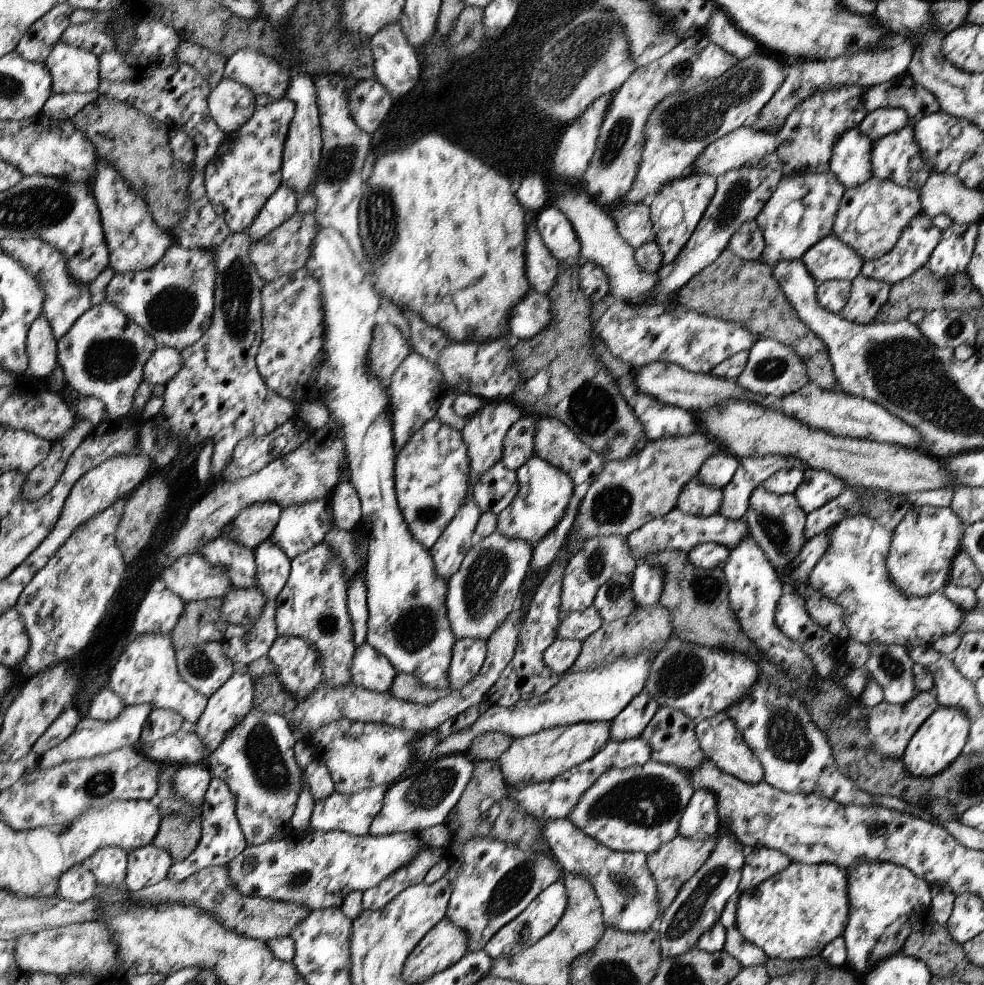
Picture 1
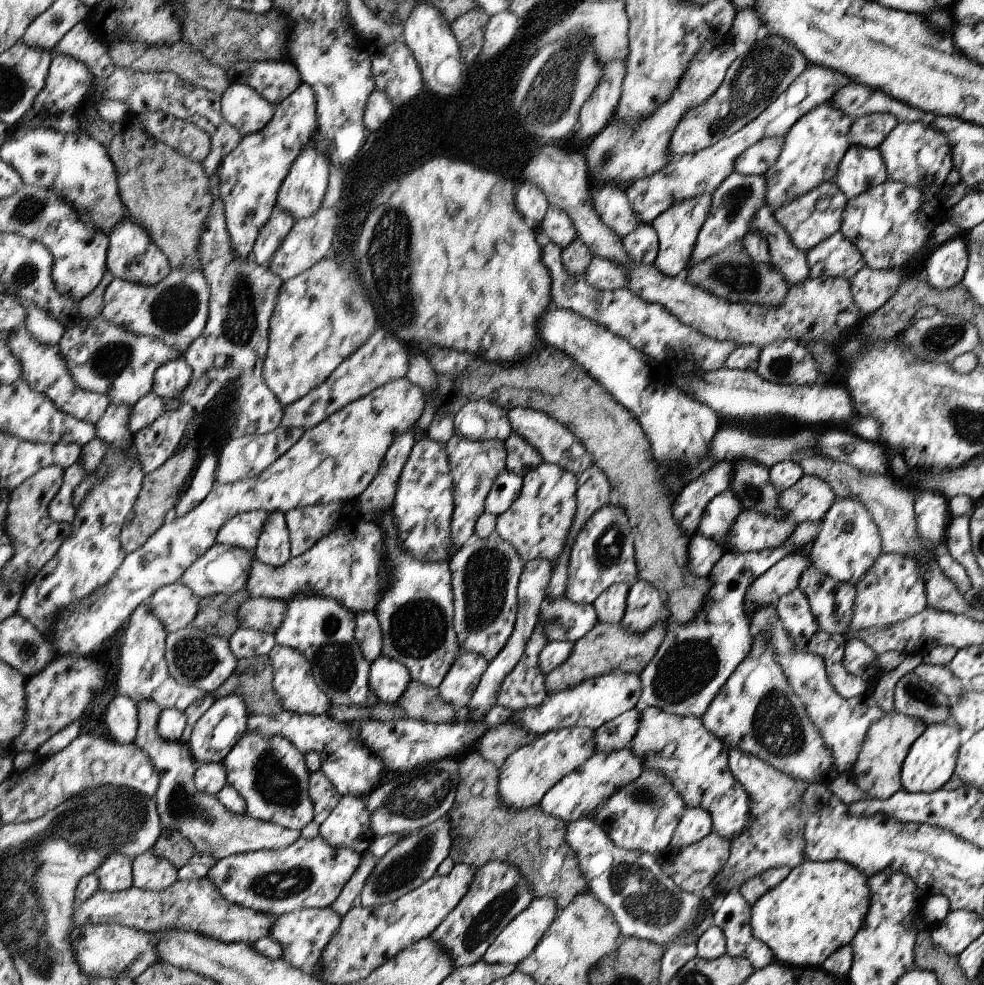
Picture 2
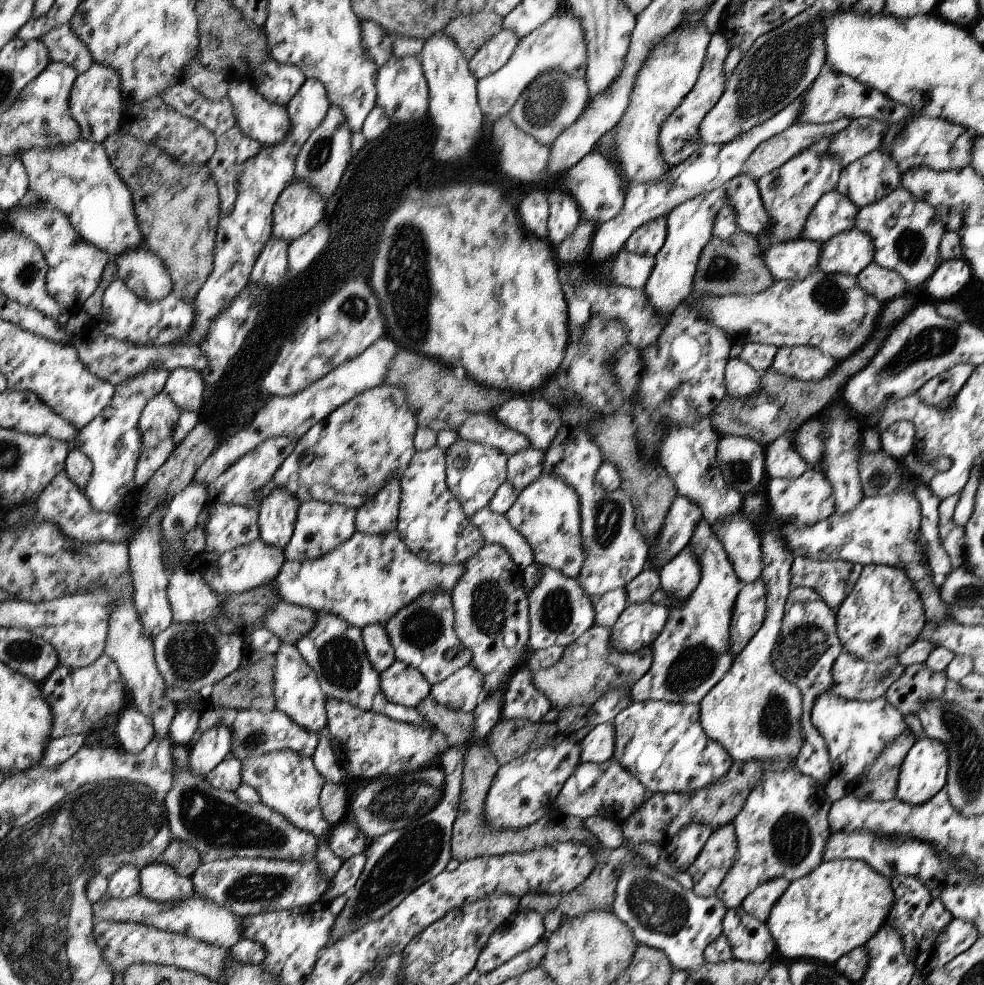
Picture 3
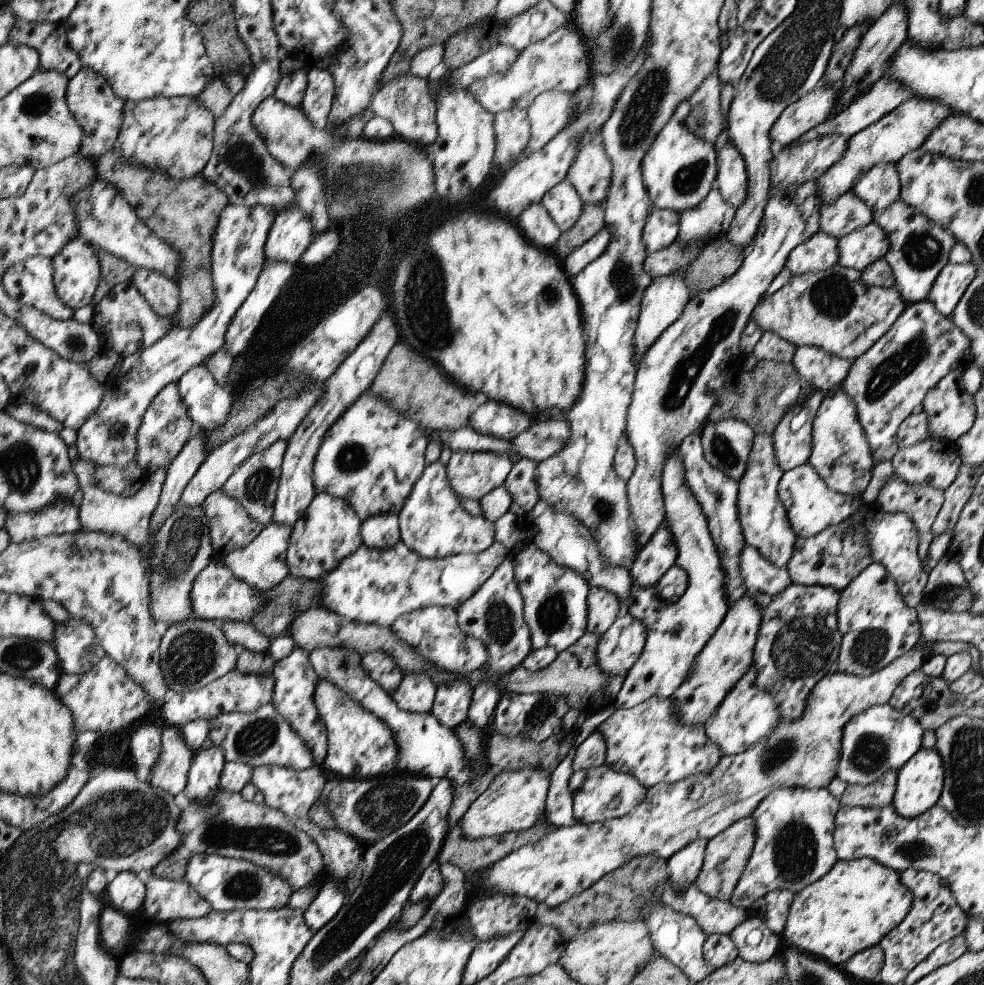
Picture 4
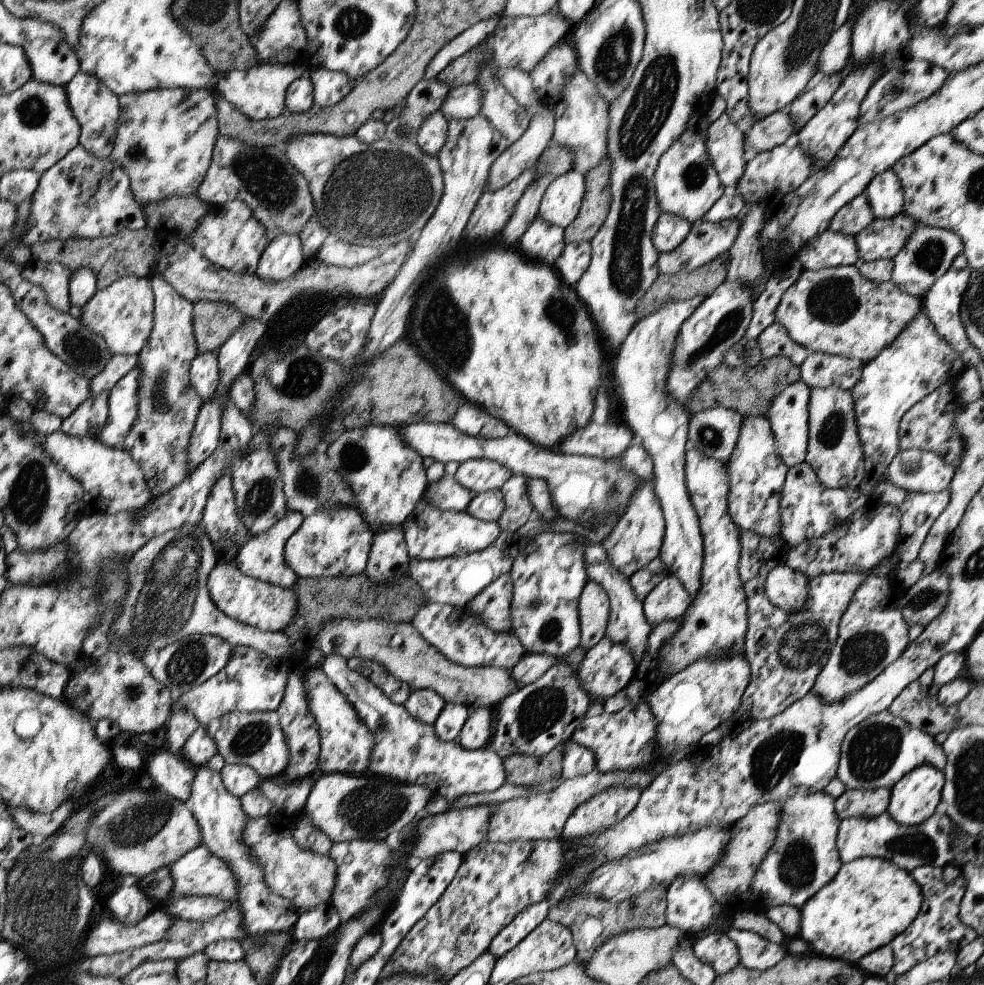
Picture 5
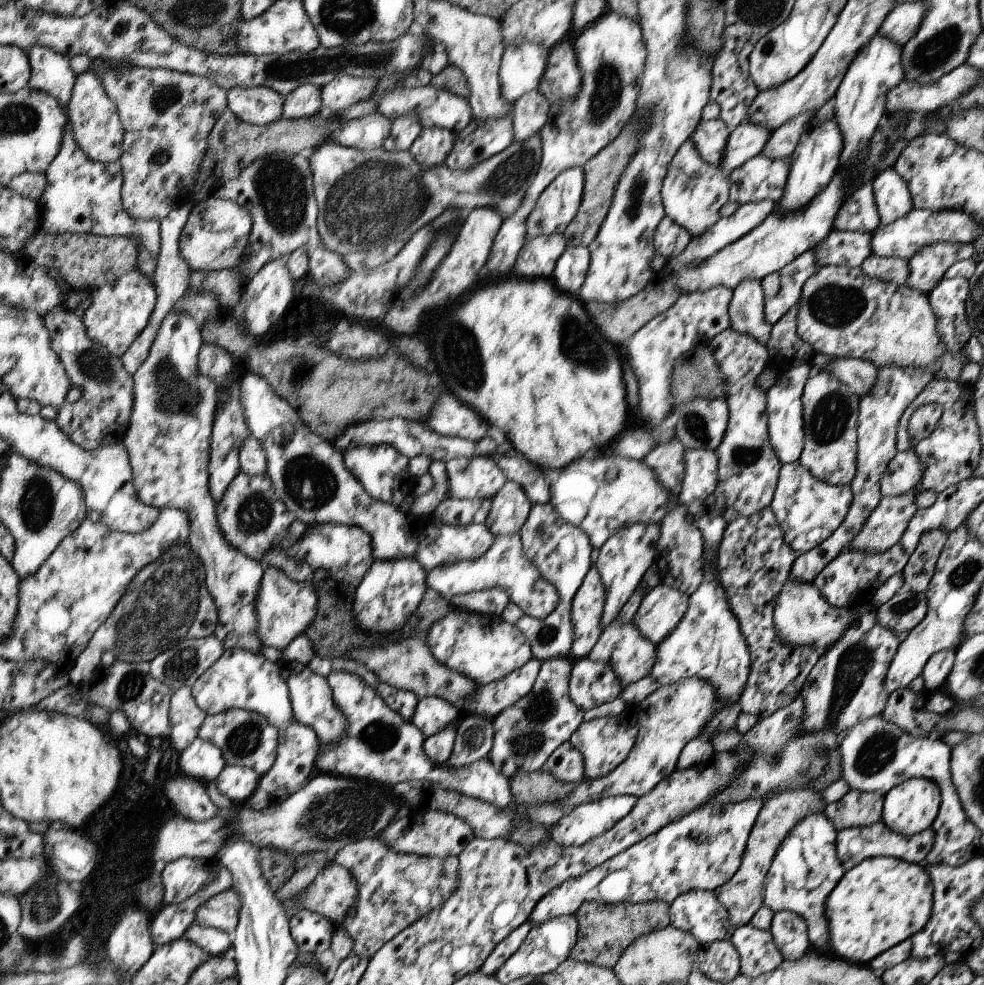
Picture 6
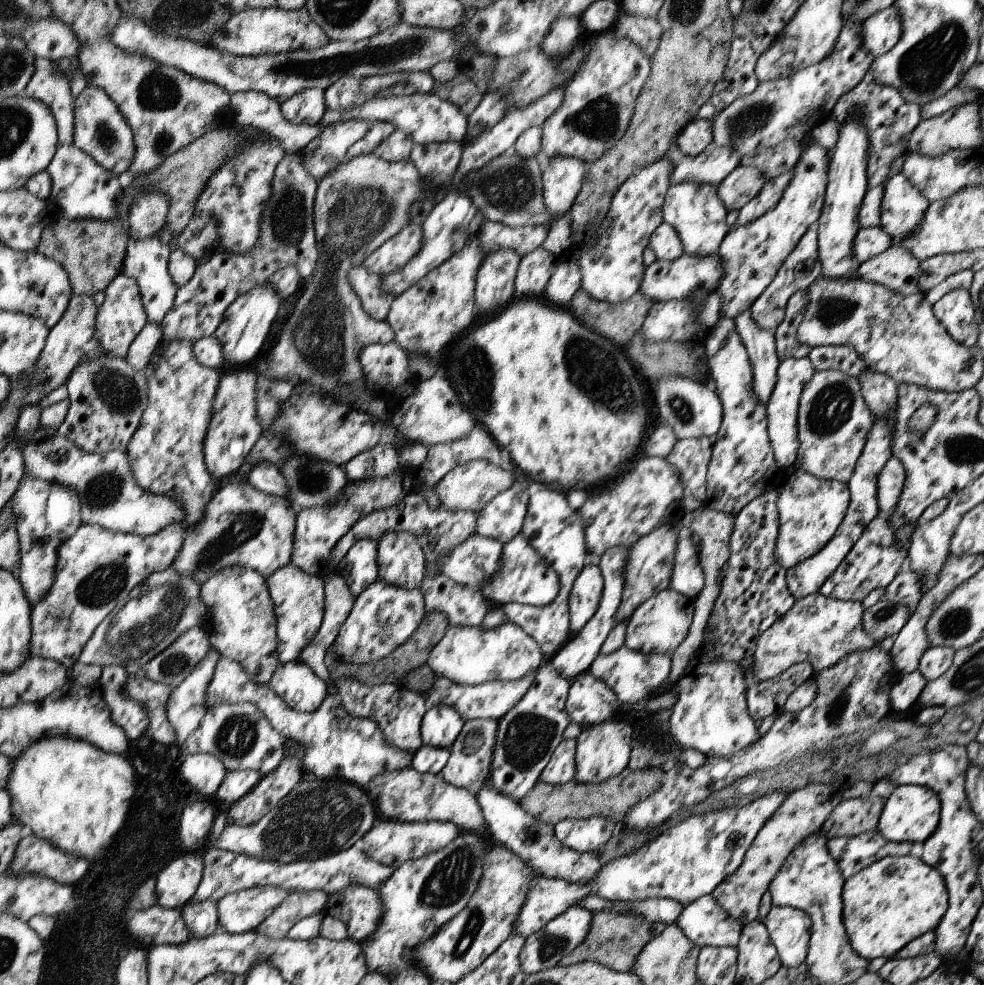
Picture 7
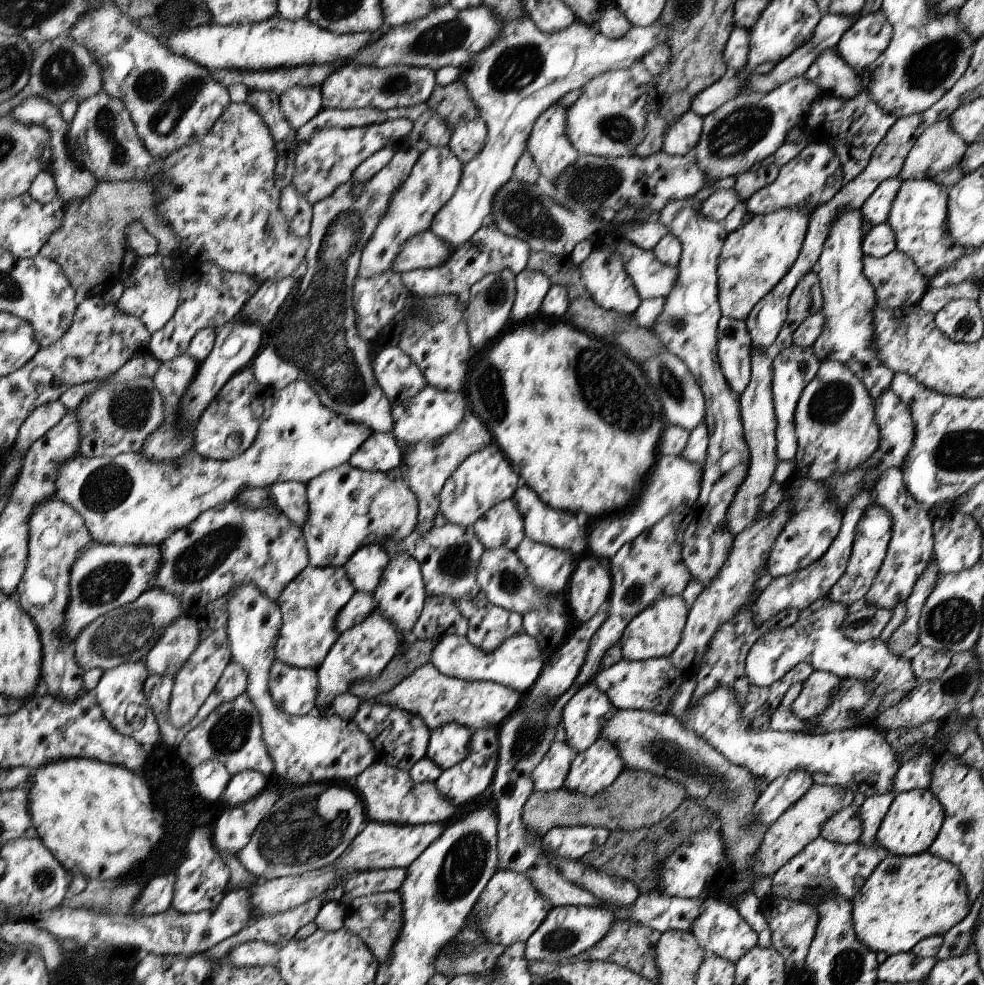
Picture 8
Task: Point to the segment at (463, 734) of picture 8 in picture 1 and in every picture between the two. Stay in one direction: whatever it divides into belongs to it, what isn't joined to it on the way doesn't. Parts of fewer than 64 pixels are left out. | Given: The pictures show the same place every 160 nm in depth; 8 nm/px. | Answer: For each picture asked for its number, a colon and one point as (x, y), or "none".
1: (371, 670)
2: (389, 678)
3: (404, 685)
4: (416, 693)
5: (425, 704)
6: (432, 714)
7: (441, 725)

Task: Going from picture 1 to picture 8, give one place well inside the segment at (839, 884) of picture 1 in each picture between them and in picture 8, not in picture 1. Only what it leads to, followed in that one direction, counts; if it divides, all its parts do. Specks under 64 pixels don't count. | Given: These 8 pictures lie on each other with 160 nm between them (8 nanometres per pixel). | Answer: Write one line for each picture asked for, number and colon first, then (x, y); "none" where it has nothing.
2: (820, 906)
3: (839, 906)
4: (853, 907)
5: (870, 901)
6: (882, 901)
7: (888, 904)
8: (906, 899)

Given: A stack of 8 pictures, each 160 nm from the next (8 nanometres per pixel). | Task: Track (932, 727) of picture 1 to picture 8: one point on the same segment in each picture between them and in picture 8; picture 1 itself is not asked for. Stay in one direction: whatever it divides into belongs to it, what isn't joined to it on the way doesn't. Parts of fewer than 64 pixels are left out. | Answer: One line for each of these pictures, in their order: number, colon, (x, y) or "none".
2: (930, 762)
3: (923, 773)
4: (919, 784)
5: (916, 796)
6: (911, 807)
7: (911, 813)
8: (915, 817)

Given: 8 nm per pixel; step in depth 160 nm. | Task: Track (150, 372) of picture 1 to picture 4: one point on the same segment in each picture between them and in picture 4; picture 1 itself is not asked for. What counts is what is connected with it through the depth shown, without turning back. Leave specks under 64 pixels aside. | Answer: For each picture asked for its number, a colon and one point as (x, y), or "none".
2: (171, 381)
3: (187, 387)
4: (209, 404)

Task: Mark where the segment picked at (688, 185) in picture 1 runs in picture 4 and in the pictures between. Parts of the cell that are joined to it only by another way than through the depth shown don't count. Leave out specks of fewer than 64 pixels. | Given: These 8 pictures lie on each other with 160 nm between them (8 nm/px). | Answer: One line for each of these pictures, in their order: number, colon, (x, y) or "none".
2: (677, 228)
3: (690, 225)
4: (664, 300)

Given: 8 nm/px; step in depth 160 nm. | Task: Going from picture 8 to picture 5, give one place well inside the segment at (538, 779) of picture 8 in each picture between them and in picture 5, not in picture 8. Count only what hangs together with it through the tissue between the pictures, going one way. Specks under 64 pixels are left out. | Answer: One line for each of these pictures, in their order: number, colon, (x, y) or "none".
5: (577, 760)
6: (567, 764)
7: (561, 767)

